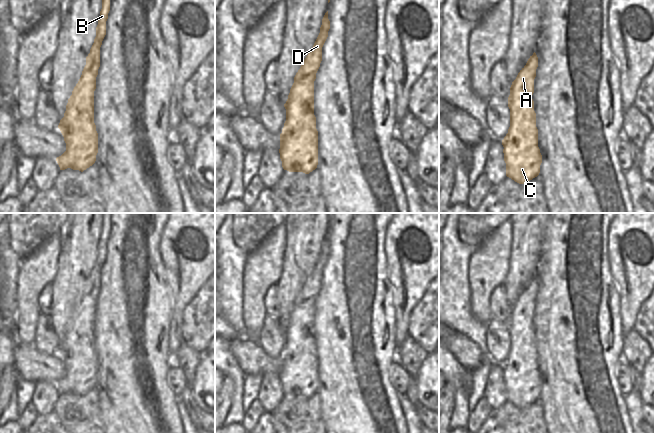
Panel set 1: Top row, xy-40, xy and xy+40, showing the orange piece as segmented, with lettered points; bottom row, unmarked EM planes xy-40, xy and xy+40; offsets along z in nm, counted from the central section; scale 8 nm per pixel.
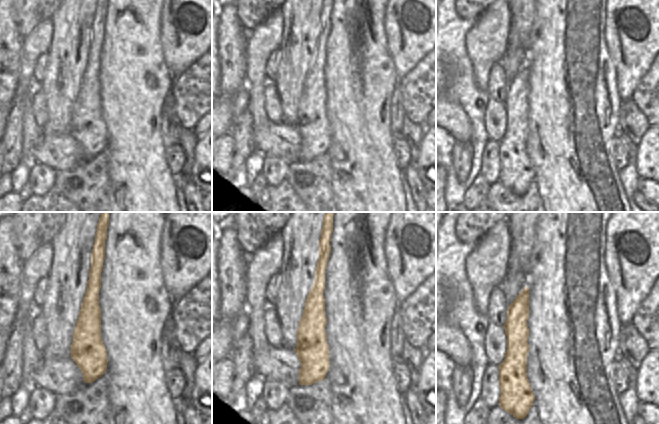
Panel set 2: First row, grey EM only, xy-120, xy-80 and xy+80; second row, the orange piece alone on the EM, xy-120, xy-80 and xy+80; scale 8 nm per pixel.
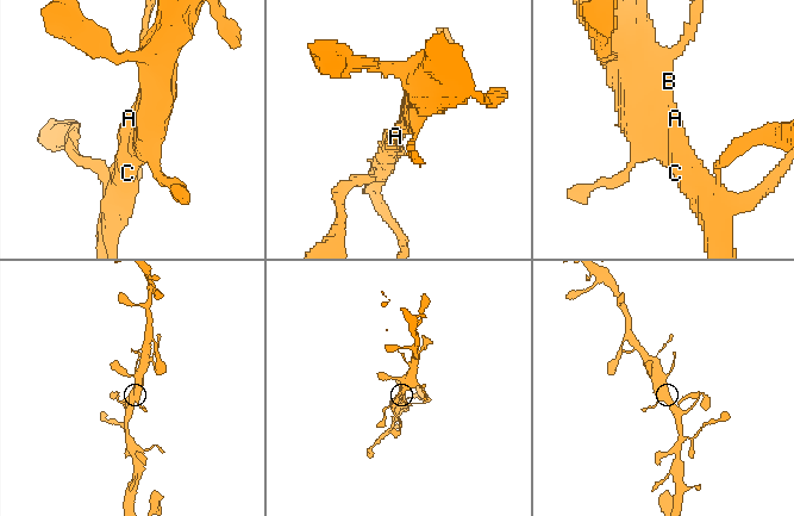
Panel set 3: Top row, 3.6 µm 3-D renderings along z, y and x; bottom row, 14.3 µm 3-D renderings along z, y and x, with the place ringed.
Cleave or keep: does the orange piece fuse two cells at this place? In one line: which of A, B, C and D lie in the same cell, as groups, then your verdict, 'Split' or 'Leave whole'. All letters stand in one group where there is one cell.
Groups: A B C D. Leave whole.

